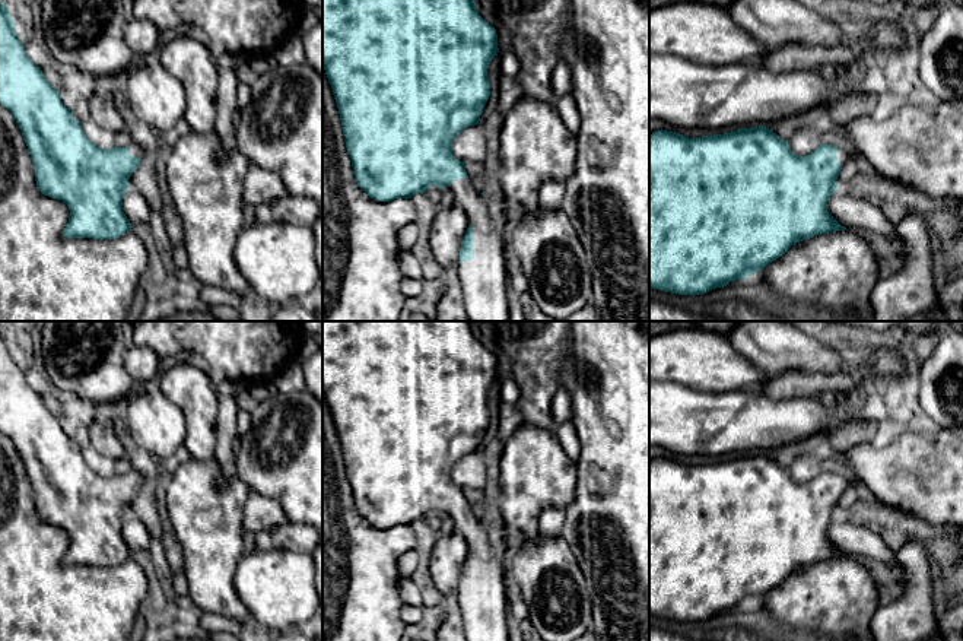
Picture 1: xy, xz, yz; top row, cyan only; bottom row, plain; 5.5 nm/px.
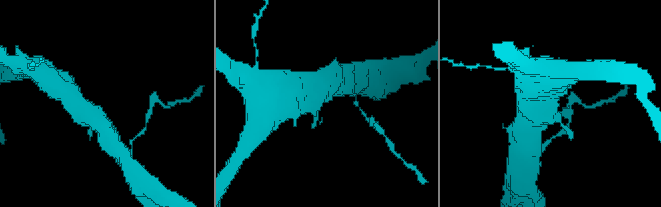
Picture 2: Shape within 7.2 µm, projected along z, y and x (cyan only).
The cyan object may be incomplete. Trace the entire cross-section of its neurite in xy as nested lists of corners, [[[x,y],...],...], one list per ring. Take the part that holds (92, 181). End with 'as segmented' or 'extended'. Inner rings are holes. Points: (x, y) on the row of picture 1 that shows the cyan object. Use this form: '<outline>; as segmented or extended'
[[[0,0],[0,105],[7,108],[19,126],[35,168],[39,191],[69,206],[70,216],[64,238],[115,239],[131,231],[123,212],[128,180],[143,158],[137,143],[125,147],[101,149],[90,142],[63,104],[60,89],[54,88],[42,70],[28,57],[16,34],[16,23]]]; extended

